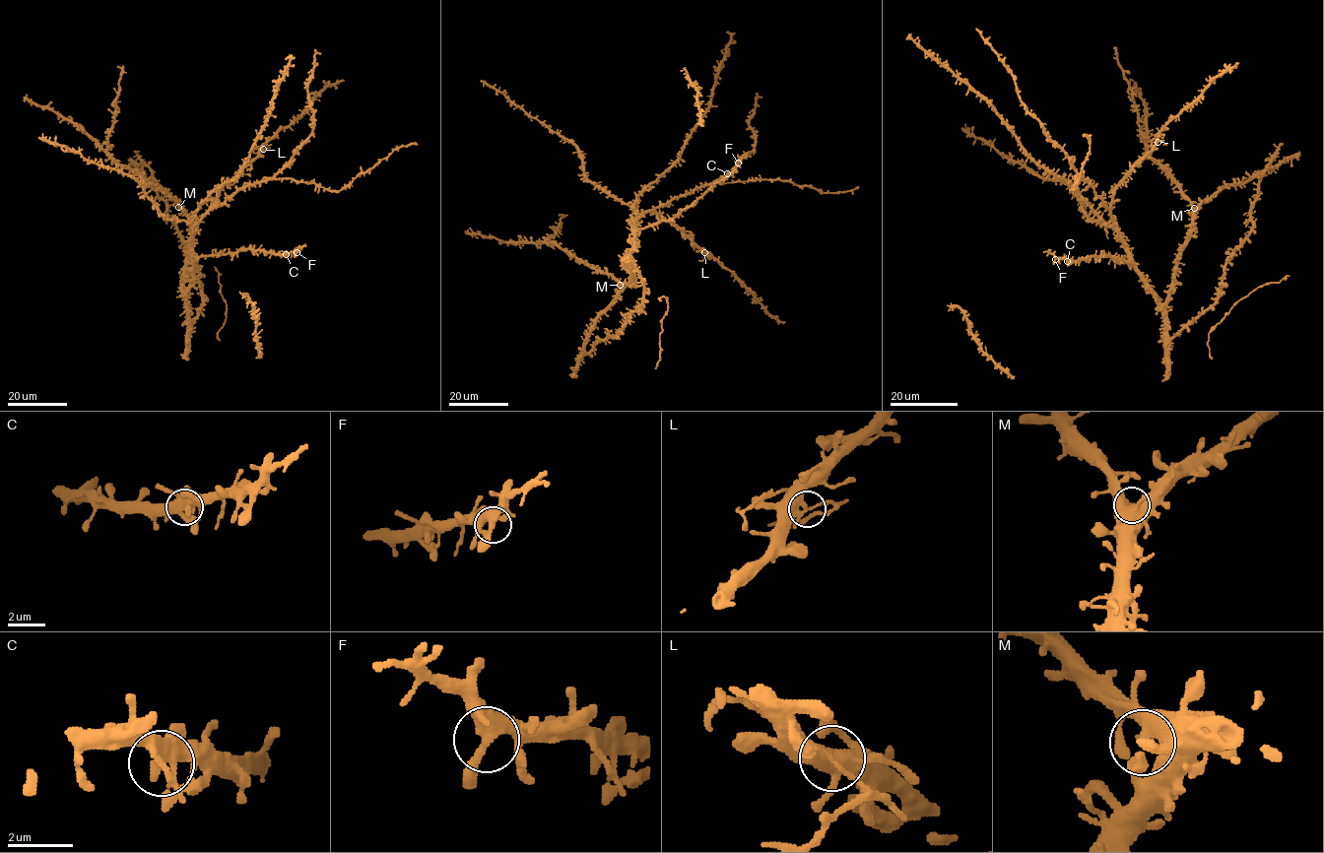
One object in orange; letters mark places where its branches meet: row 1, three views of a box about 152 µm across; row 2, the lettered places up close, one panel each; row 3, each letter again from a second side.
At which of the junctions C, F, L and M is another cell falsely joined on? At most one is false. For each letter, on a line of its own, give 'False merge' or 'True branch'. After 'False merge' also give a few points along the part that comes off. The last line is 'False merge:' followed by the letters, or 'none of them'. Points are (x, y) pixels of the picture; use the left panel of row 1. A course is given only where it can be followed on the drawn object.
C: True branch
F: True branch
L: False merge
M: True branch
False merge: L

